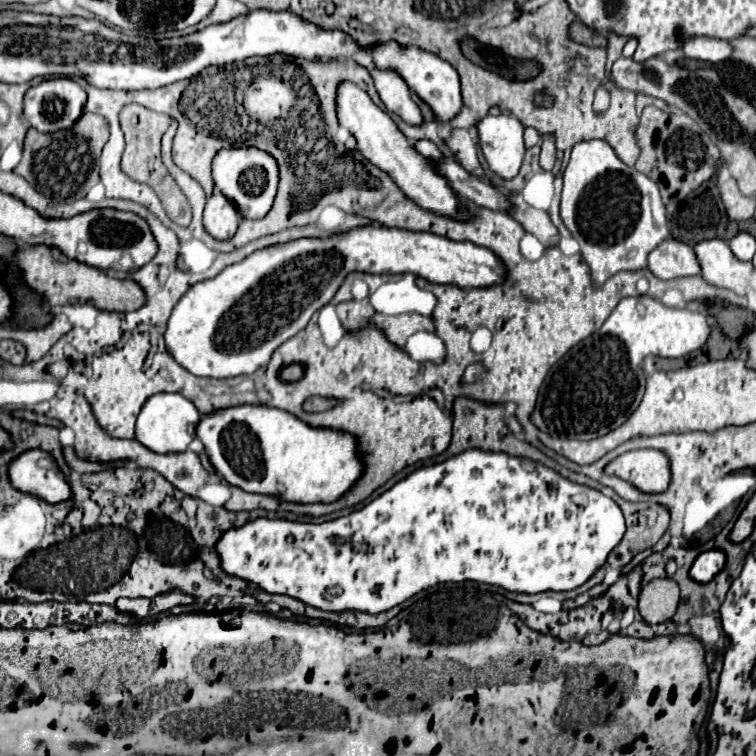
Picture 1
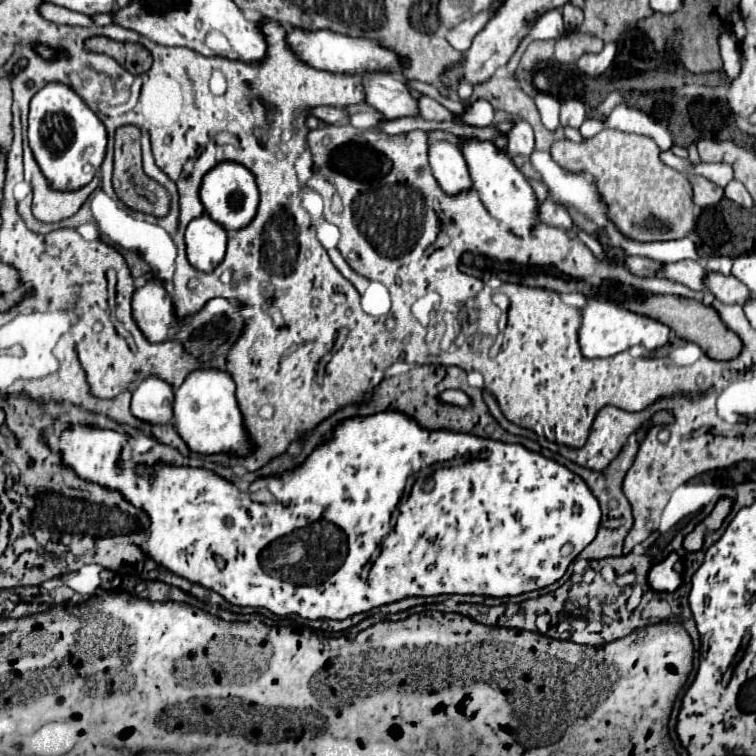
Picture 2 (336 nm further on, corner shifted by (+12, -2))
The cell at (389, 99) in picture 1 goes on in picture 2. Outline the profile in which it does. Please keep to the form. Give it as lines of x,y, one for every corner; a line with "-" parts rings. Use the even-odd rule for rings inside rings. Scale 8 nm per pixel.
438,141
436,147
430,147
430,169
432,169
432,175
434,179
438,181
438,187
448,195
448,197
456,197
460,193
468,193
472,191
472,177
470,177
470,171
468,171
468,163
462,155
462,151
454,145
454,143
448,143
448,141

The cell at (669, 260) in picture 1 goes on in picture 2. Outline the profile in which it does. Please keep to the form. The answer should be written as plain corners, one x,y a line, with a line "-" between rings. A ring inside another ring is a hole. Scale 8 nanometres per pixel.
708,273
706,275
706,285
708,291
714,293
714,297
726,305
746,305
752,299
750,289
736,281
736,277
732,275
720,275
720,273

